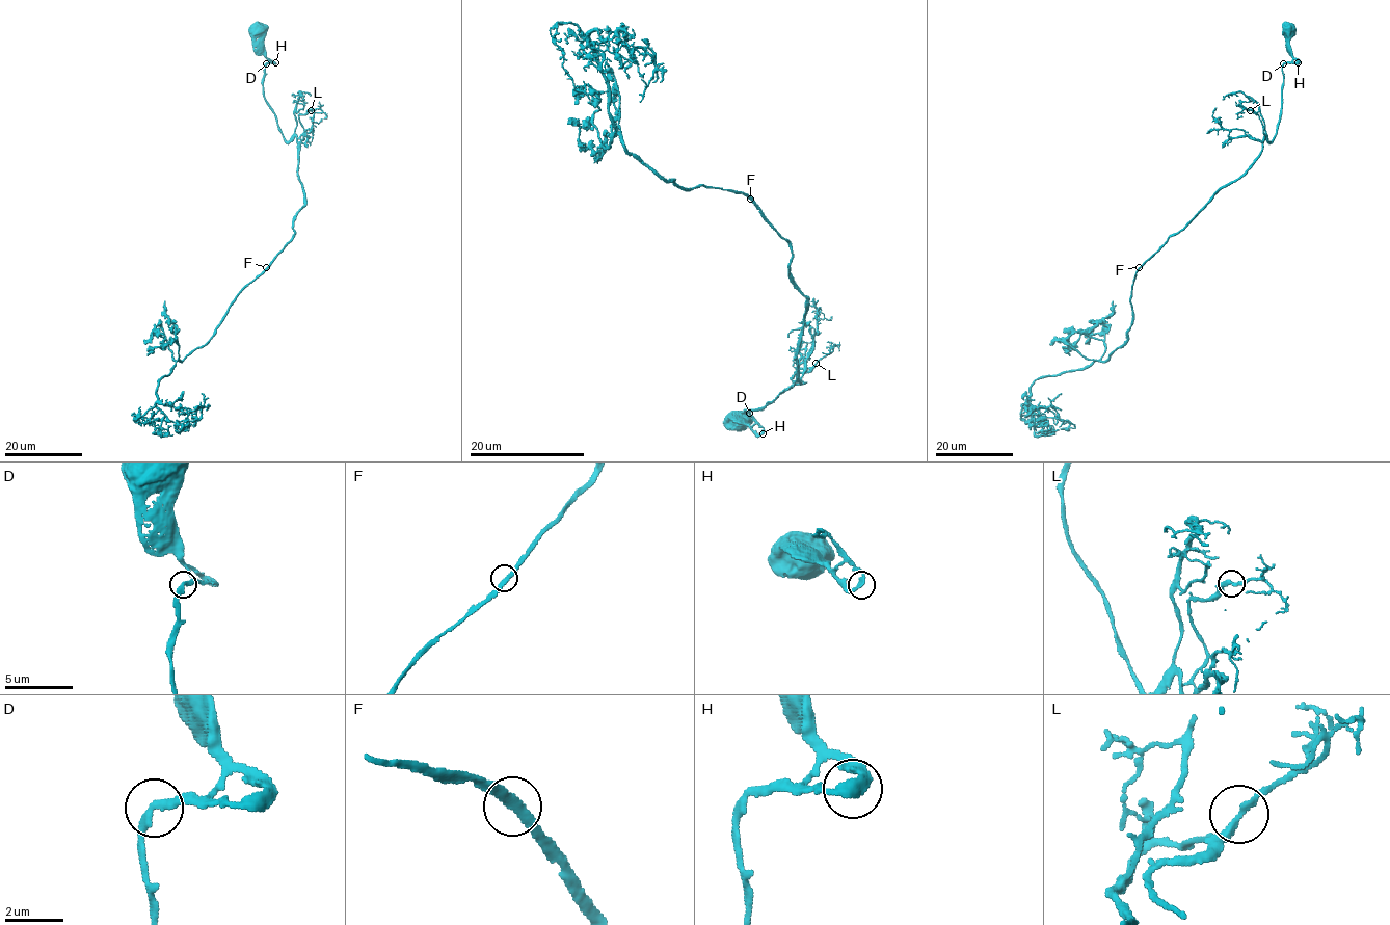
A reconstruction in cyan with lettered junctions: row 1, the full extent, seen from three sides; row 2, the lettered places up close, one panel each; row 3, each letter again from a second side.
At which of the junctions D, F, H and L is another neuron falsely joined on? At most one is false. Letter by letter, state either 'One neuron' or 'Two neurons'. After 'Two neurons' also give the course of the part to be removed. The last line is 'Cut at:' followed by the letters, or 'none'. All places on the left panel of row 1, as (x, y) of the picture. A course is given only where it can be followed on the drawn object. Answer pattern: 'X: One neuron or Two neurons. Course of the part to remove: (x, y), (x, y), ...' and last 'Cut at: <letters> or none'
D: One neuron
F: One neuron
H: One neuron
L: One neuron
Cut at: none

